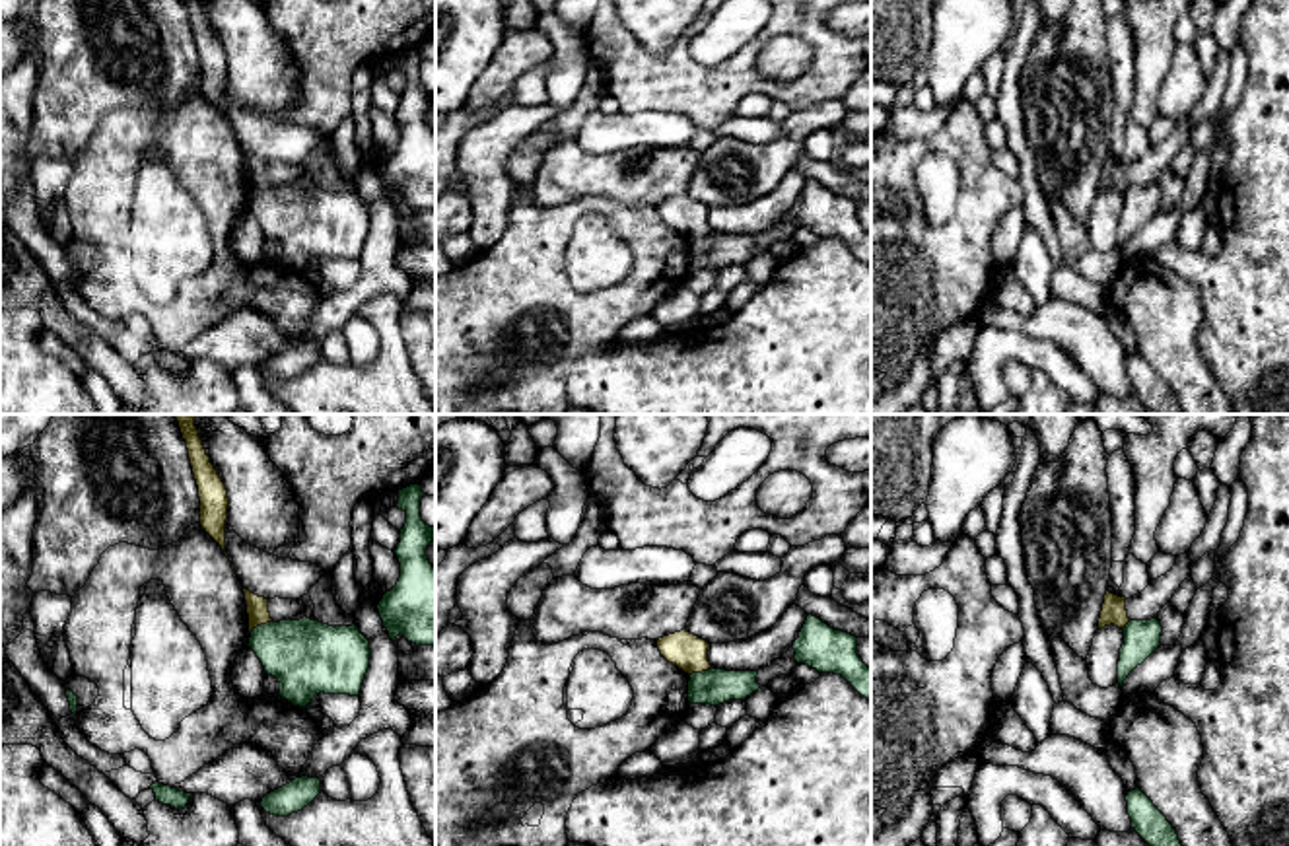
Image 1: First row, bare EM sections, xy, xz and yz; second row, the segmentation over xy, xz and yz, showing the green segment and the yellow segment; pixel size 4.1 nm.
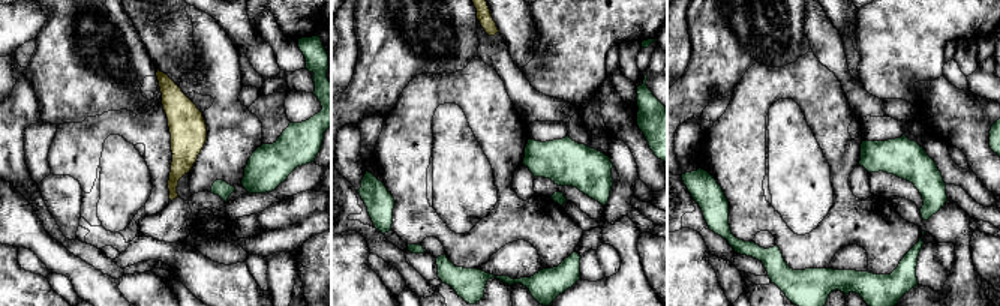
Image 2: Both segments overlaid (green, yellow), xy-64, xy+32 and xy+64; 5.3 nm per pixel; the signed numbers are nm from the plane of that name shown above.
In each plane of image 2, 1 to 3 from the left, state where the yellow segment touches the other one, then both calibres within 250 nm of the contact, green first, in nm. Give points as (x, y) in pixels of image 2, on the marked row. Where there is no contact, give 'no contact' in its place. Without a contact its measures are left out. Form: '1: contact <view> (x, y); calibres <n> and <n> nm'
1: no contact
2: no contact
3: no contact

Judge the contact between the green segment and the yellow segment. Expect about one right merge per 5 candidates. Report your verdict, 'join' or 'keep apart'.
keep apart

